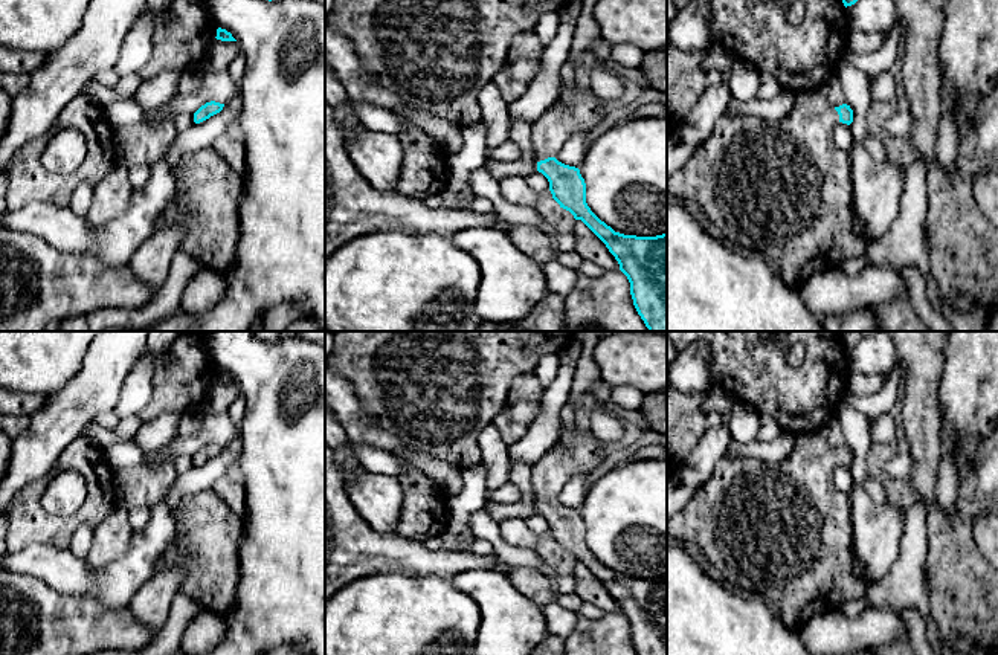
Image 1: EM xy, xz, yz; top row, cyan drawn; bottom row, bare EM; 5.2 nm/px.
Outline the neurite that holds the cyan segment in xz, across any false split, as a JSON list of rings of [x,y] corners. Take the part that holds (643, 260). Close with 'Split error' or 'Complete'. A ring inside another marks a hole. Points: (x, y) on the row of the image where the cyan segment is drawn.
[[[578,89],[566,104],[555,101],[531,124],[537,171],[548,179],[552,198],[560,208],[581,220],[615,257],[649,331],[667,331],[667,234],[636,237],[615,232],[588,206],[580,169],[555,159],[569,137],[591,131],[607,108],[594,93]]]. Split error

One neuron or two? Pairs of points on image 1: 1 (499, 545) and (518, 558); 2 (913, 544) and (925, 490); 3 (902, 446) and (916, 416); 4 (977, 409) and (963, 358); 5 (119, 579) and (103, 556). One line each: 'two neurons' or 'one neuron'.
1: one neuron
2: two neurons
3: two neurons
4: one neuron
5: two neurons

